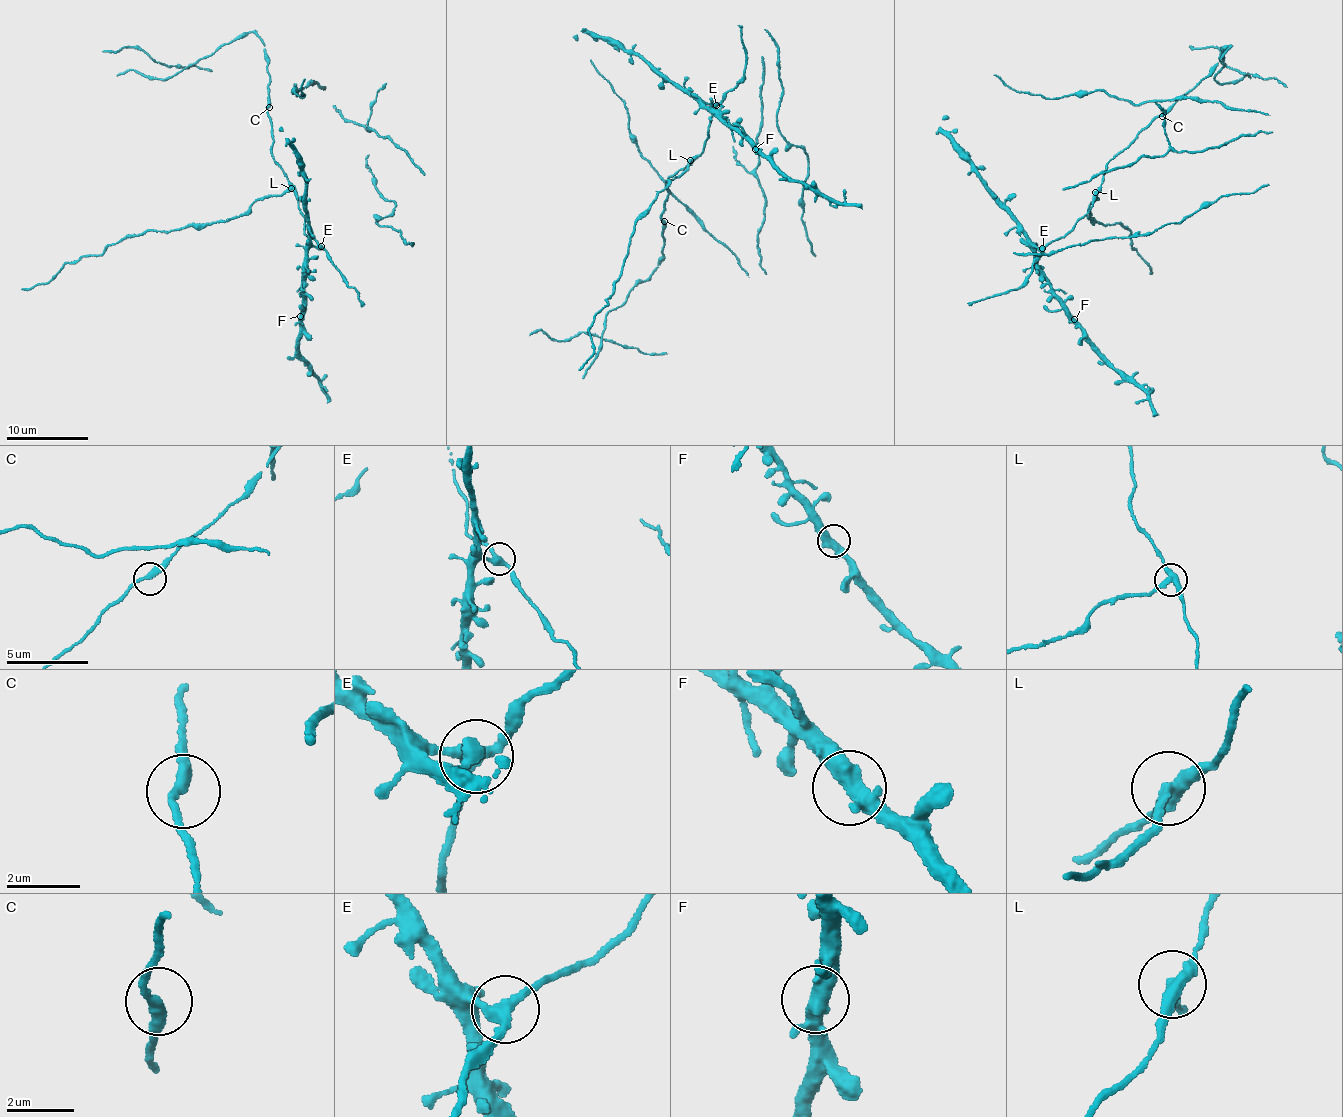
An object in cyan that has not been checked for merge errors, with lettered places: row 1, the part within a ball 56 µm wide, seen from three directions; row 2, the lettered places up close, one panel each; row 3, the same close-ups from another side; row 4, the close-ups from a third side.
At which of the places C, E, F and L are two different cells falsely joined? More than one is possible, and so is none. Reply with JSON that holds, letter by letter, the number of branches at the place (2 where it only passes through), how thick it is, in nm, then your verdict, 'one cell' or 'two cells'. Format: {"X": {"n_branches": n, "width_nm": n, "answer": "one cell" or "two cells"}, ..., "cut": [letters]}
{"C": {"n_branches": 2, "width_nm": 280, "answer": "one cell"}, "E": {"n_branches": 3, "width_nm": 280, "answer": "two cells"}, "F": {"n_branches": 3, "width_nm": 380, "answer": "one cell"}, "L": {"n_branches": 3, "width_nm": 320, "answer": "two cells"}, "cut": ["E", "L"]}

